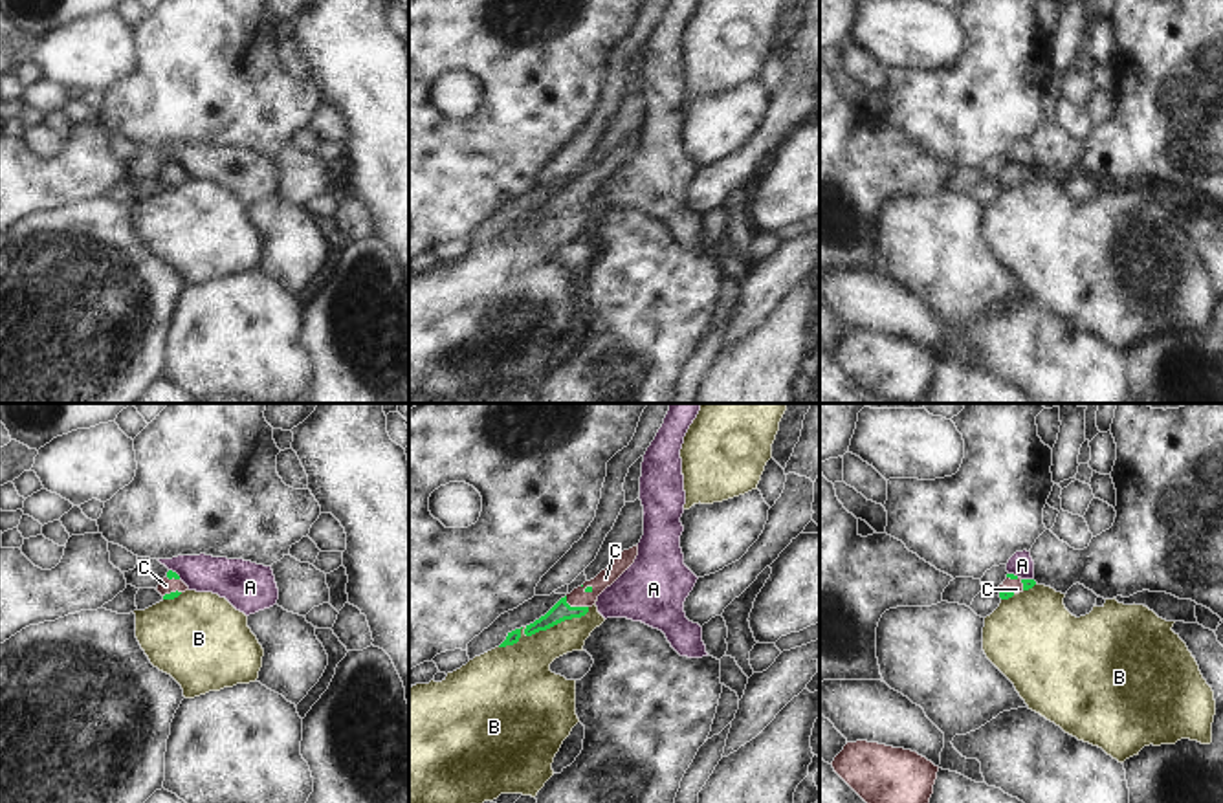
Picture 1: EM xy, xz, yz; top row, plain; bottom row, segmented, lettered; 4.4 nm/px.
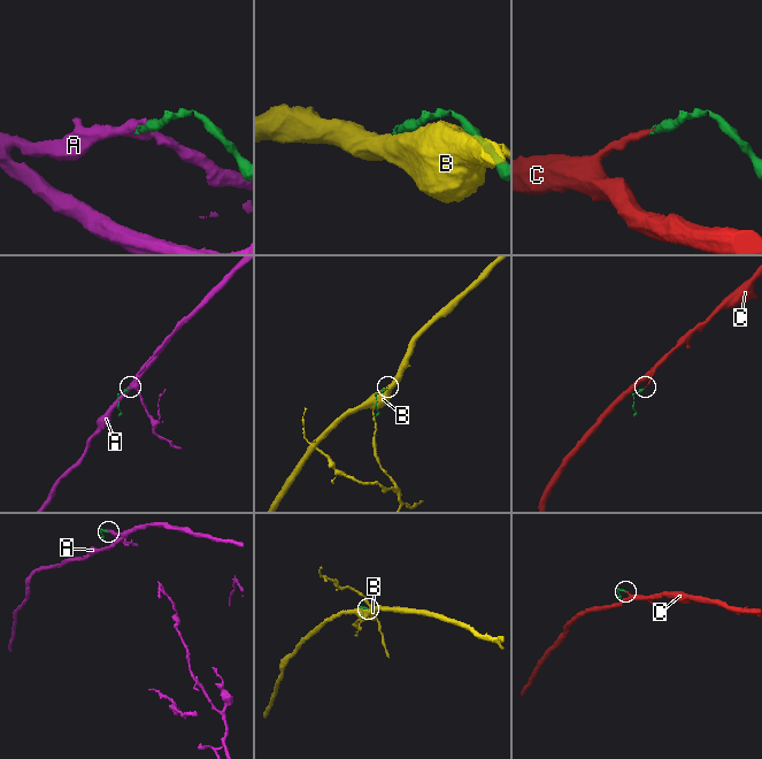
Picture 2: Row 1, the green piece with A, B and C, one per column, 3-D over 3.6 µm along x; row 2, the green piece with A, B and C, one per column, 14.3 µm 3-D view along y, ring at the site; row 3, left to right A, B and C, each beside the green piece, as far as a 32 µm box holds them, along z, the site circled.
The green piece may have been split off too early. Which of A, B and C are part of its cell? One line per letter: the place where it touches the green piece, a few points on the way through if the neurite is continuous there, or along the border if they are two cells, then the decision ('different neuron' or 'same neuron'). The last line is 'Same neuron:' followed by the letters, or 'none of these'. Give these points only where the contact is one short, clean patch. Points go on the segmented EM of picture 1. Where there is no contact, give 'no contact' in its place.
A: xy (175, 572) | along xy (169, 569), (180, 578) | different neuron
B: xz (543, 629) | different neuron
C: xz (574, 607) | across xz (561, 611), (574, 607), (605, 578) | same neuron
Same neuron: C

